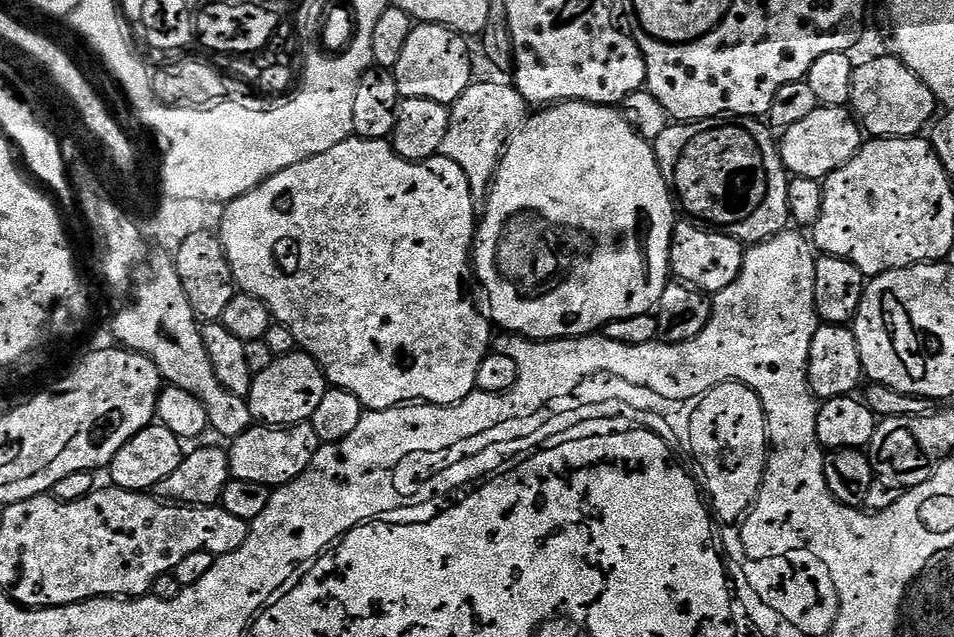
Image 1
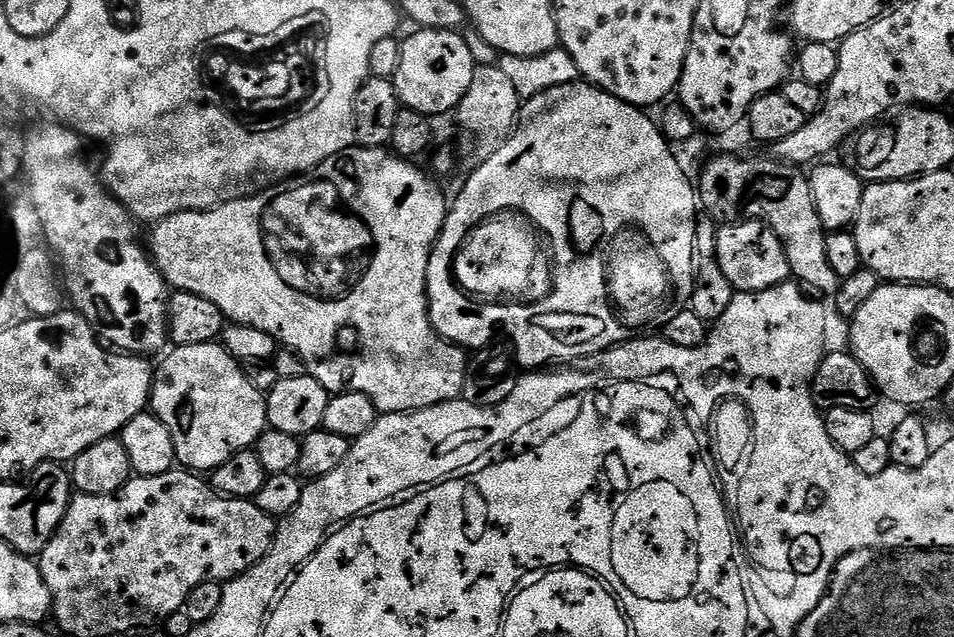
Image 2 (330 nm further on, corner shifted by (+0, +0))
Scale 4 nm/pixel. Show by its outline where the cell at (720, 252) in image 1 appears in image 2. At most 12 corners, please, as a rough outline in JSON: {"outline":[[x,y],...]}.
{"outline":[[760,220],[716,229],[718,266],[736,292],[789,283],[782,242]]}

